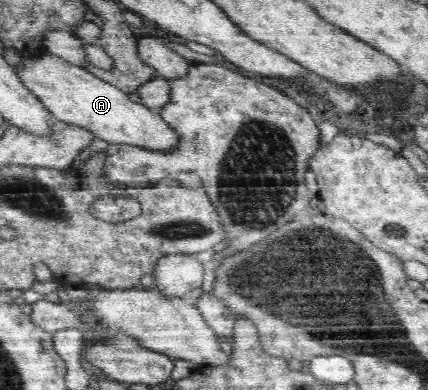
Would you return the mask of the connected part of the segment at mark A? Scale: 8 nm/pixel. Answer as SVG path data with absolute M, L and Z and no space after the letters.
M44 53L36 59L28 59L25 54L18 75L55 120L90 129L93 137L110 145L117 143L153 152L168 152L180 143L180 136L168 127L160 113L154 114L144 104L131 101L128 94L104 81L99 73L72 65L55 54Z

